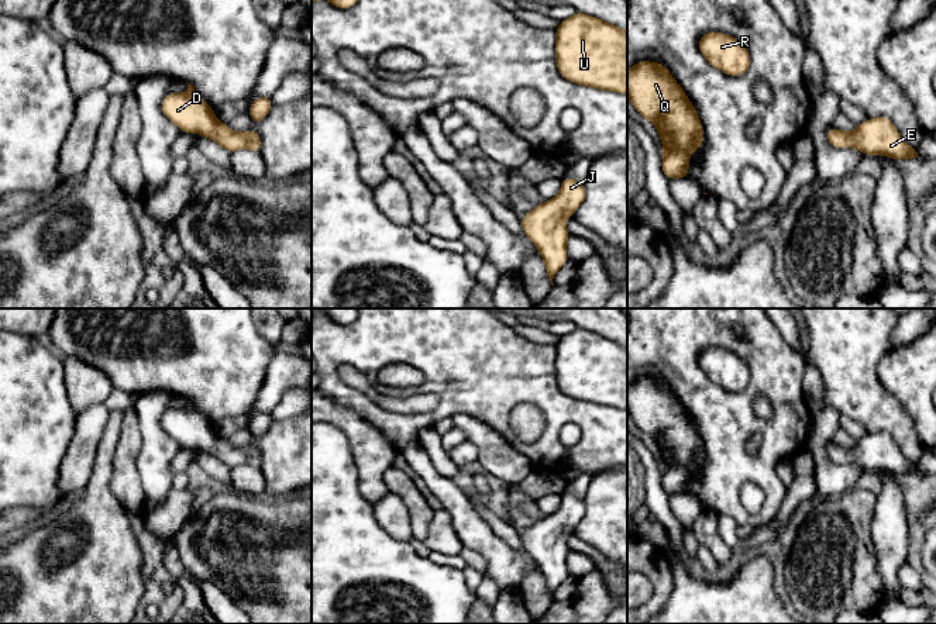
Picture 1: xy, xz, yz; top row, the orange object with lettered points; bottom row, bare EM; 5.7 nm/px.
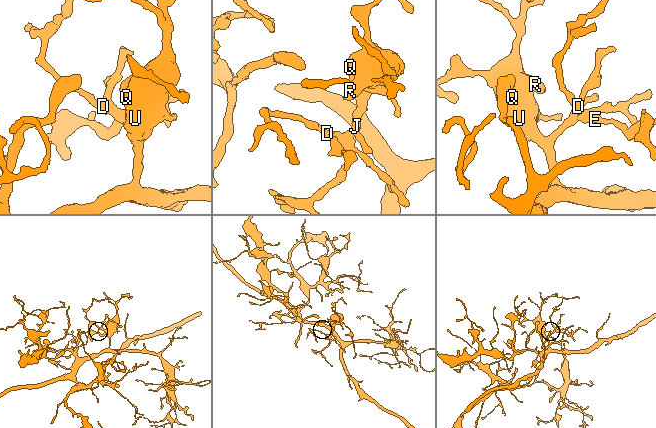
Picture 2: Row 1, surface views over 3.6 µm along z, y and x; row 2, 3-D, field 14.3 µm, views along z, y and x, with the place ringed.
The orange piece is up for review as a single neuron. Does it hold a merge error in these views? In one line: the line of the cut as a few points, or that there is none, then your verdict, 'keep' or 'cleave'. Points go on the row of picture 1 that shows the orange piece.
cut none; keep

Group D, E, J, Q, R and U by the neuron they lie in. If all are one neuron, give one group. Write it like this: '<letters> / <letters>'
D E J Q R U

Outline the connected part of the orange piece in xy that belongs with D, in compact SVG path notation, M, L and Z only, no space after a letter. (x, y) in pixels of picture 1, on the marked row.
M187 83L186 93L169 93L161 103L161 111L169 121L176 124L183 134L199 132L200 137L211 138L228 152L251 149L261 154L261 138L255 130L240 132L231 131L218 121L210 107Z

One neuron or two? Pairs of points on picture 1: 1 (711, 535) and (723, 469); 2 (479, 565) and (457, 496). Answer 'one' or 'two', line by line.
1: two
2: two

